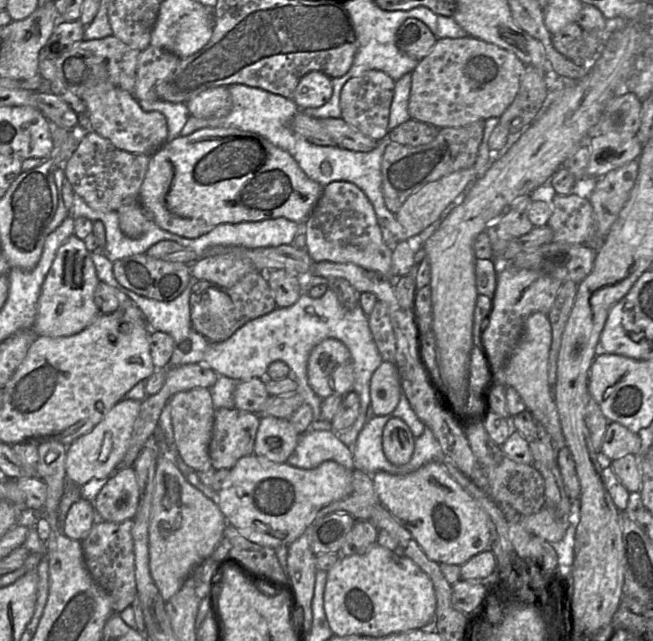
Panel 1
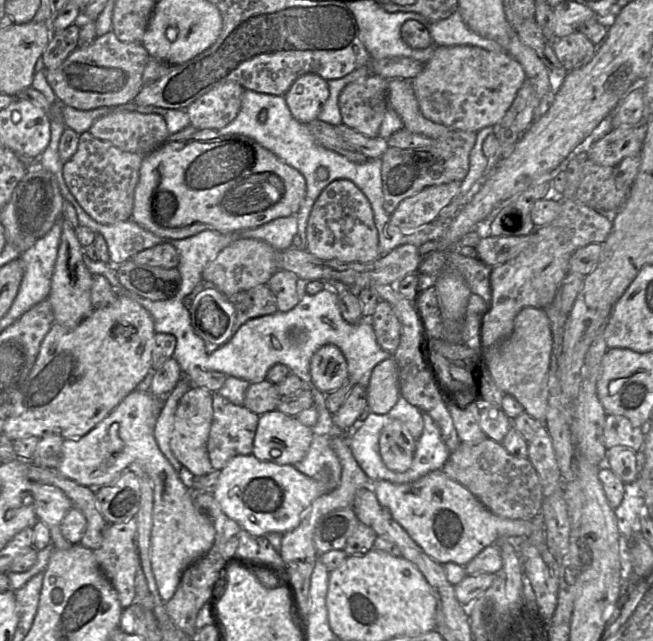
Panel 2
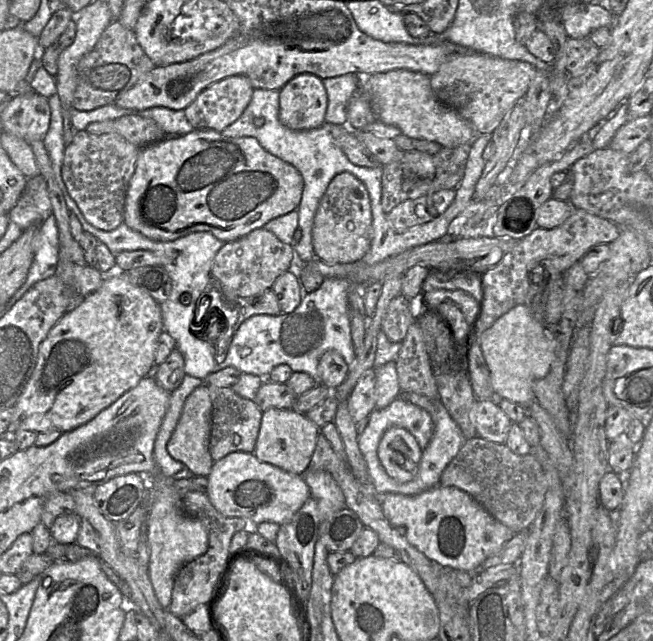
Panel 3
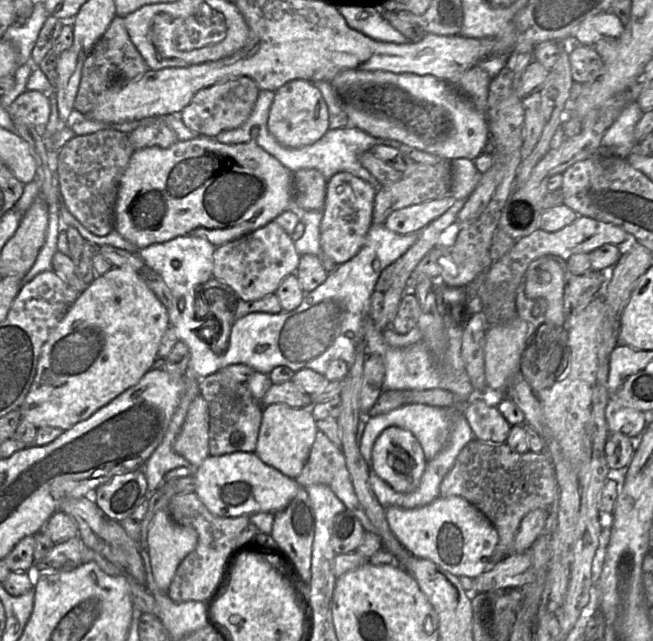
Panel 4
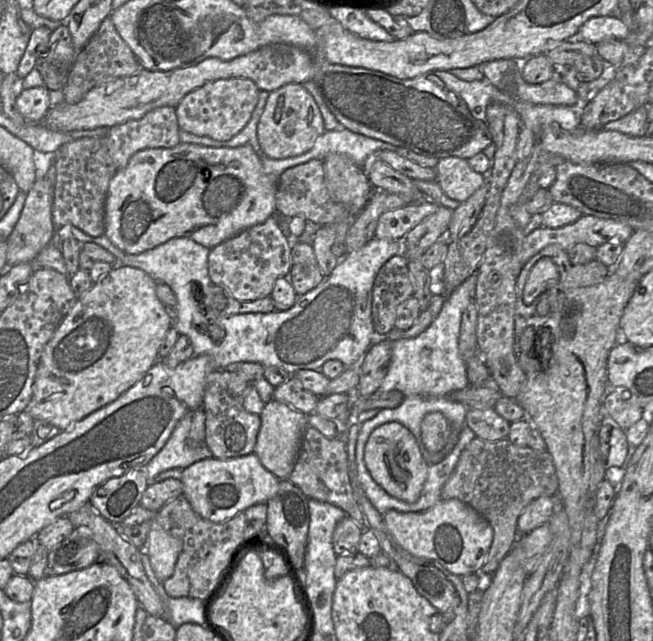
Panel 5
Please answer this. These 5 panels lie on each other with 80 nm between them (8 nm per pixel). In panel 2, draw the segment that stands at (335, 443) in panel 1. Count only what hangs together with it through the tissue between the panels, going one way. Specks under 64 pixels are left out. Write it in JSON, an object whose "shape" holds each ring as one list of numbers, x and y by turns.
{"shape":[[314,435,306,456,293,466,302,474,320,482,328,482,330,478,333,488,340,484,342,467,328,435]]}

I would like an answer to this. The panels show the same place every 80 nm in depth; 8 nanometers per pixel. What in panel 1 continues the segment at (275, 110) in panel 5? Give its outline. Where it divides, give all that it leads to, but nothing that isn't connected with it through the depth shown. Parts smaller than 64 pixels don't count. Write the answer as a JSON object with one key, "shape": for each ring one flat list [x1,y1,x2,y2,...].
{"shape":[[312,71,300,79,292,100,300,110,318,108,329,101,332,90,330,77,318,71]]}

